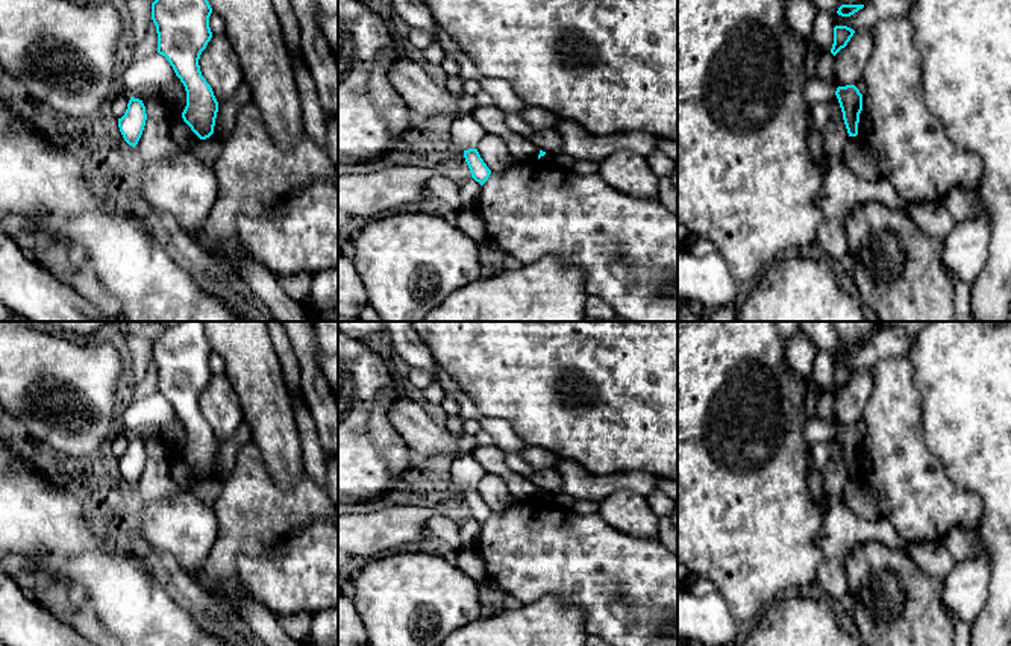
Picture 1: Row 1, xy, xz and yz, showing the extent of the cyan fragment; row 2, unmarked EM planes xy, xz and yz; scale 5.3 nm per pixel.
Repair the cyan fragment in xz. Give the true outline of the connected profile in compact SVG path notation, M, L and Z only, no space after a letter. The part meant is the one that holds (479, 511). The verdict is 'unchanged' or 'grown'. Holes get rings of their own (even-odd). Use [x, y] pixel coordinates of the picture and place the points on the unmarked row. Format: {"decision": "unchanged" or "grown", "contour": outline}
{"decision": "unchanged", "contour": "M477 488L464 490L464 497L470 508L471 517L480 525L484 525L488 520L491 510L487 506L484 499L480 497Z"}

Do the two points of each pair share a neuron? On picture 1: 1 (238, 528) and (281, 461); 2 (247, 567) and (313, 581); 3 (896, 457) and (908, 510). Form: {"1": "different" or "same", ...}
{"1": "different", "2": "same", "3": "same"}

